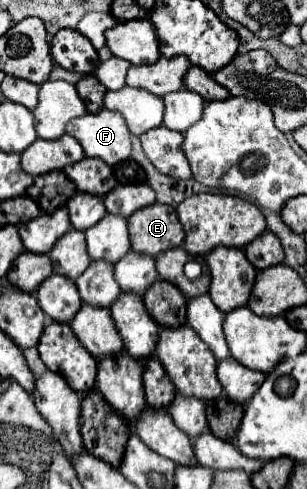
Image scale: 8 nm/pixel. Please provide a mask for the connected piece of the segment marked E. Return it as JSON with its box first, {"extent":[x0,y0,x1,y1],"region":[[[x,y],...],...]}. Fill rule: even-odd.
{"extent":[127,204,185,258],"region":[[[151,204],[127,218],[131,250],[157,258],[161,252],[183,244],[185,232],[171,206]]]}

